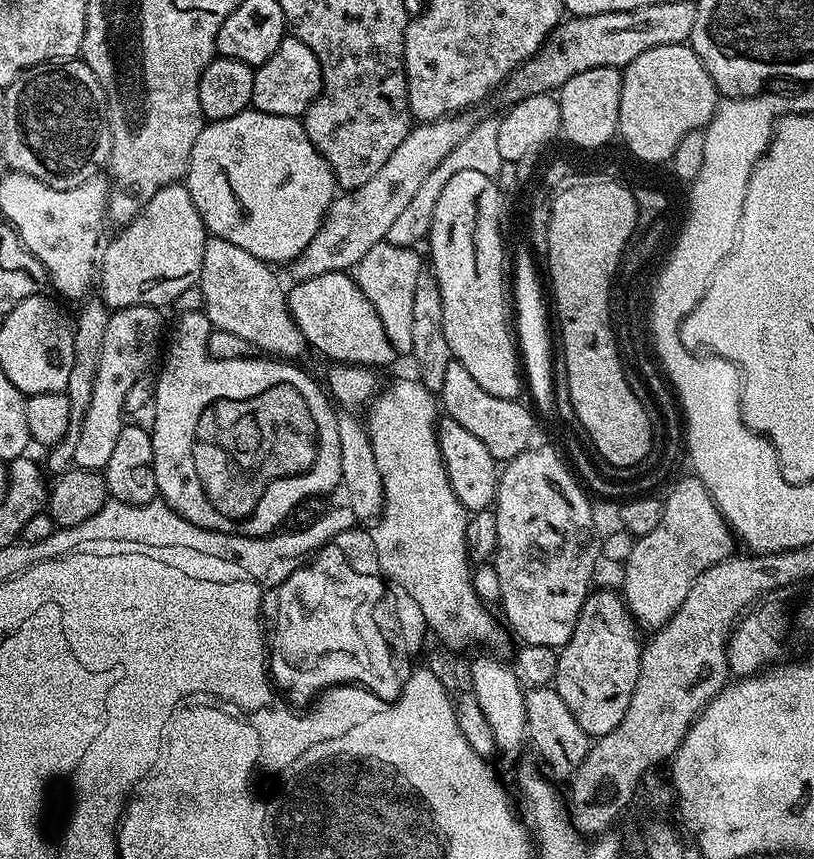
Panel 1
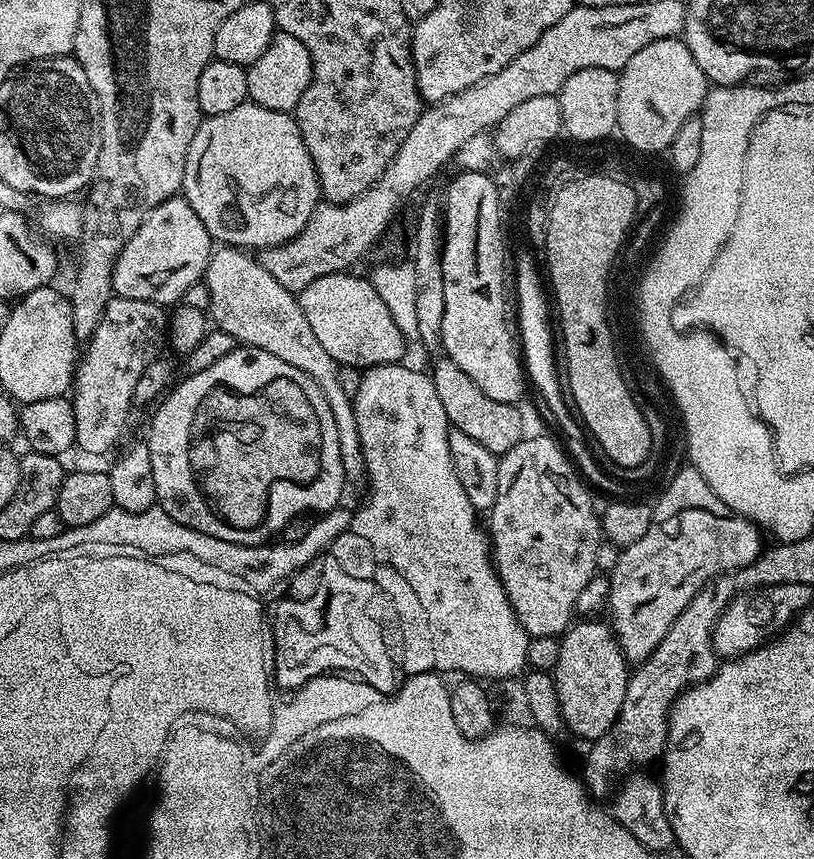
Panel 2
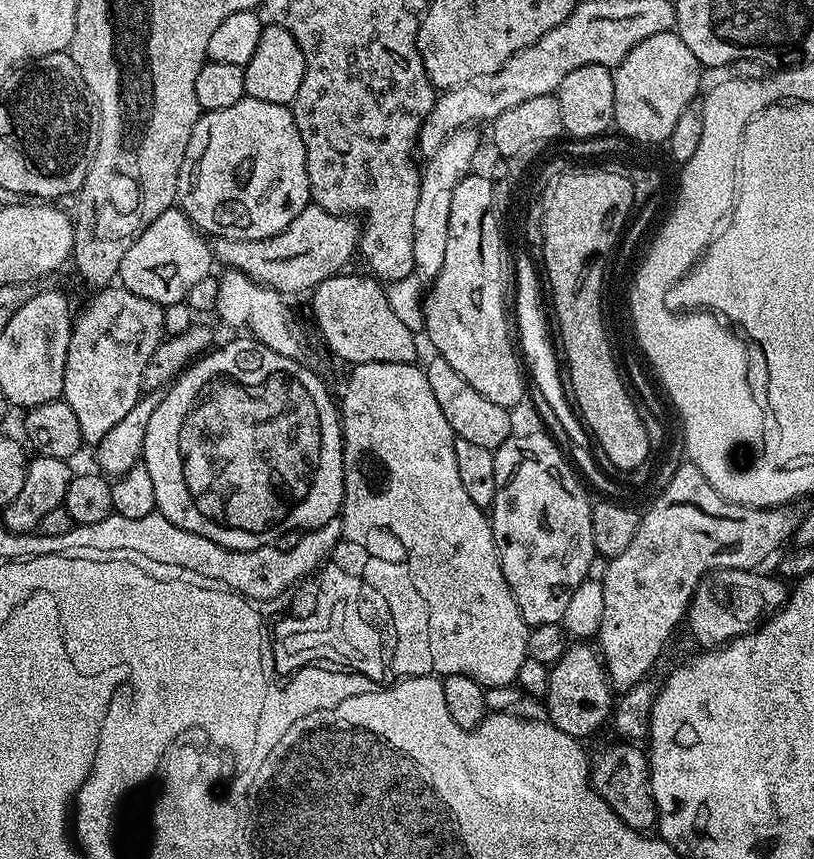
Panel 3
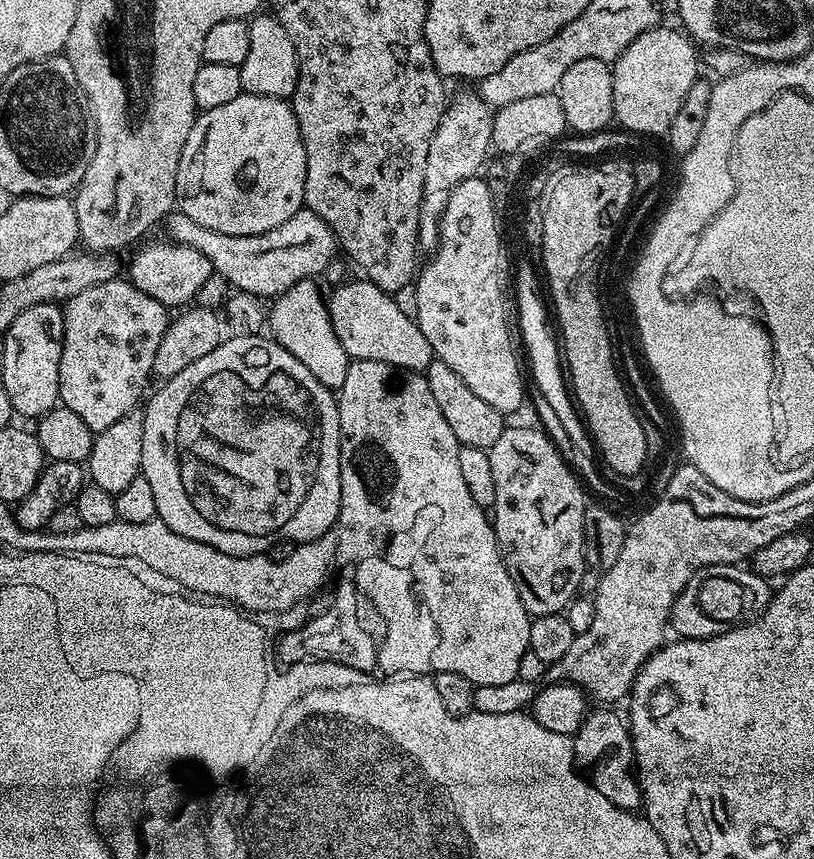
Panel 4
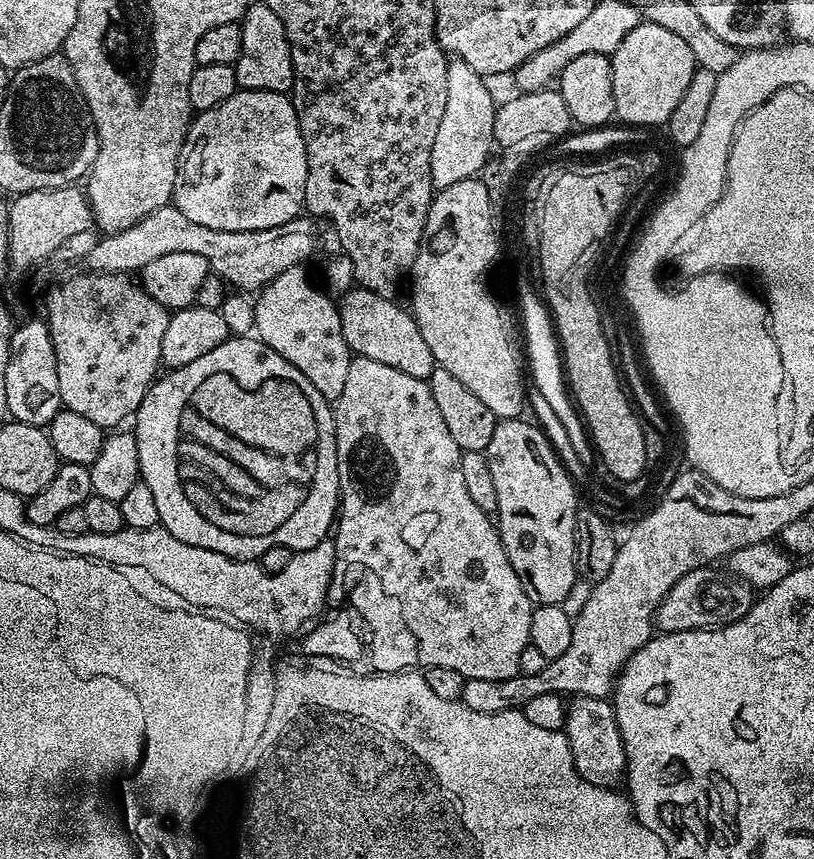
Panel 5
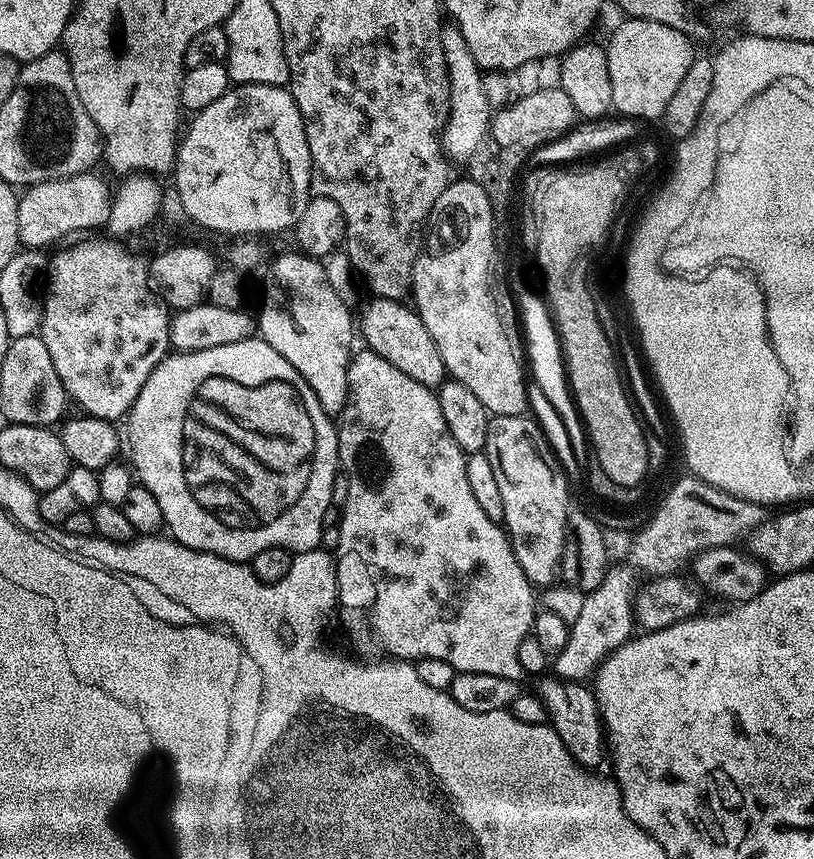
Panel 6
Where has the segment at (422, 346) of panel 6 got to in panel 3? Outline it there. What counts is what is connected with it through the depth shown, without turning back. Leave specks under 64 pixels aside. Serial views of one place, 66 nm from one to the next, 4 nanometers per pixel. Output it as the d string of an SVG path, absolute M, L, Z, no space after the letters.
M337 274L326 278L310 292L312 316L329 350L338 359L345 360L348 366L366 362L413 363L417 359L417 333L407 329L394 314L385 285L368 274L348 275Z

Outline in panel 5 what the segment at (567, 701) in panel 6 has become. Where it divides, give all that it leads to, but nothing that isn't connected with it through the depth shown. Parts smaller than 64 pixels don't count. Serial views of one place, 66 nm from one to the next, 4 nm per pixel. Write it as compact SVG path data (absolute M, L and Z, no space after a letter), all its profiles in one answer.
M577 696L567 705L562 729L570 742L572 757L581 778L599 788L616 788L626 776L626 750L618 730L616 710L607 699Z

